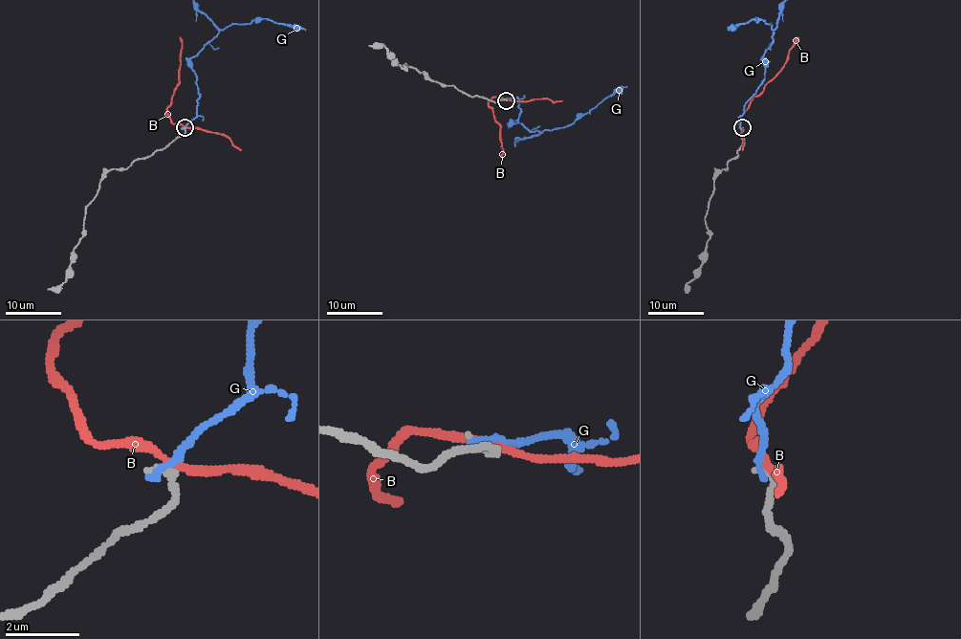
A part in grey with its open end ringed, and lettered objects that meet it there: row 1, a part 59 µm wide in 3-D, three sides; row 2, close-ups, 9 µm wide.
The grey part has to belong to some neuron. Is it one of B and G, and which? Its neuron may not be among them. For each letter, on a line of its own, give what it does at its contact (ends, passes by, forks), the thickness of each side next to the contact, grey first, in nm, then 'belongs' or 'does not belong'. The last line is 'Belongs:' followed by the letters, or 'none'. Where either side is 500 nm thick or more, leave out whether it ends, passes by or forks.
B: it passes by | 240/190 nm | does not belong
G: it ends | 240/240 nm | does not belong
Belongs: none

